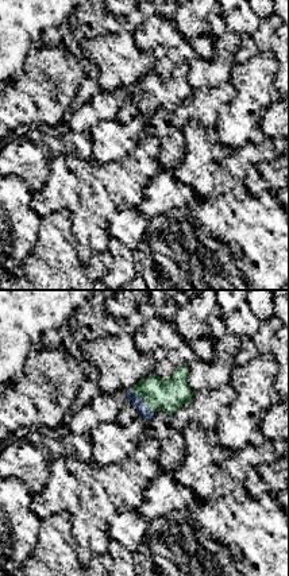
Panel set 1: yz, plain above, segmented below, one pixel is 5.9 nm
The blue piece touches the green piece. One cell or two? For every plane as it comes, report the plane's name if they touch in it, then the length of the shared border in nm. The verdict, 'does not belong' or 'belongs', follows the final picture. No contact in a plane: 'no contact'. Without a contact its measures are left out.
contact in yz; length 200 nm

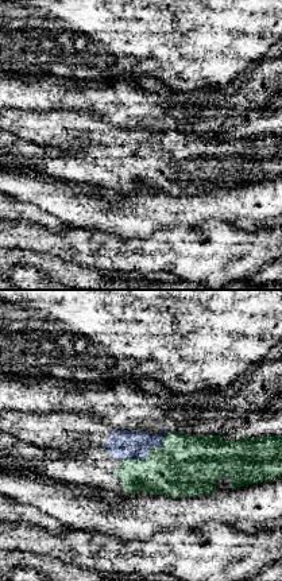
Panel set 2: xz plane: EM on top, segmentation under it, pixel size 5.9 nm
contact in xz; length 320 nm

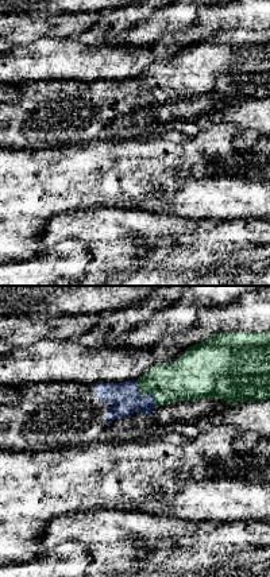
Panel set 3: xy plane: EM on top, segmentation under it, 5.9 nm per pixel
contact in xy; length 200 nm

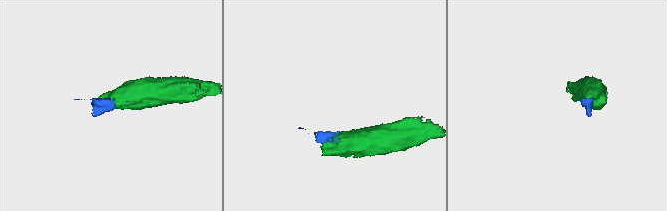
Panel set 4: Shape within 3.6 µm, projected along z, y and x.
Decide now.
belongs

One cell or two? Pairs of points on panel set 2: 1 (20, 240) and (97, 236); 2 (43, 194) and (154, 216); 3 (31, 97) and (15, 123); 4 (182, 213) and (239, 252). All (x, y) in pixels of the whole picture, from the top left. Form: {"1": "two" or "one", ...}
{"1": "one", "2": "one", "3": "two", "4": "two"}

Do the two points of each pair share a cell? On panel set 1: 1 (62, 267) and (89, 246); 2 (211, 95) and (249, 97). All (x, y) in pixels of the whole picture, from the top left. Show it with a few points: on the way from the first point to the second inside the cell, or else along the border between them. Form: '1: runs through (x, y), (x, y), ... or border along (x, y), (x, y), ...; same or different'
1: border along (72, 223), (76, 250), (79, 258), (85, 265); different
2: border along (230, 81), (235, 96), (218, 111), (218, 123); different

